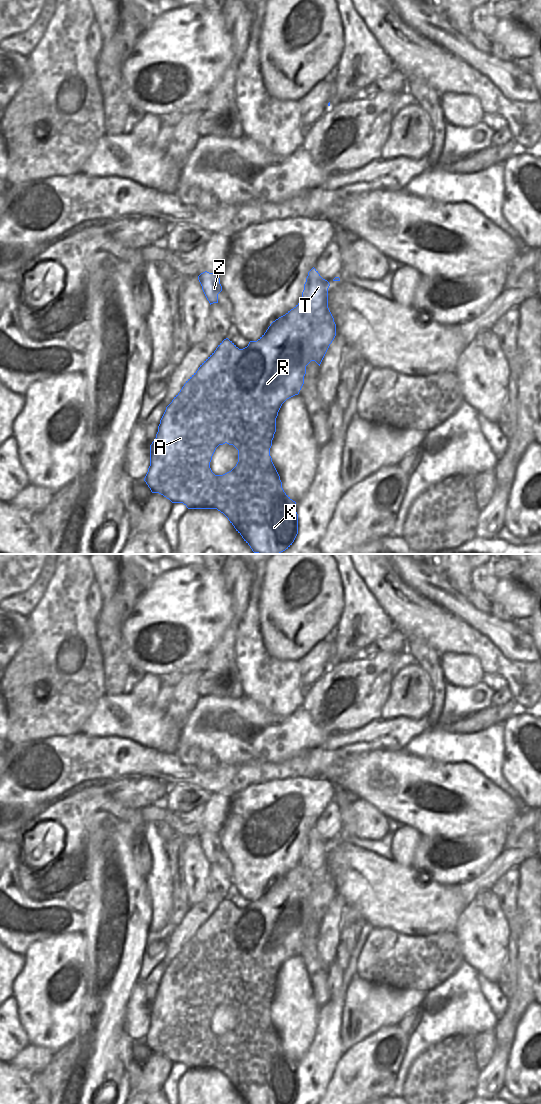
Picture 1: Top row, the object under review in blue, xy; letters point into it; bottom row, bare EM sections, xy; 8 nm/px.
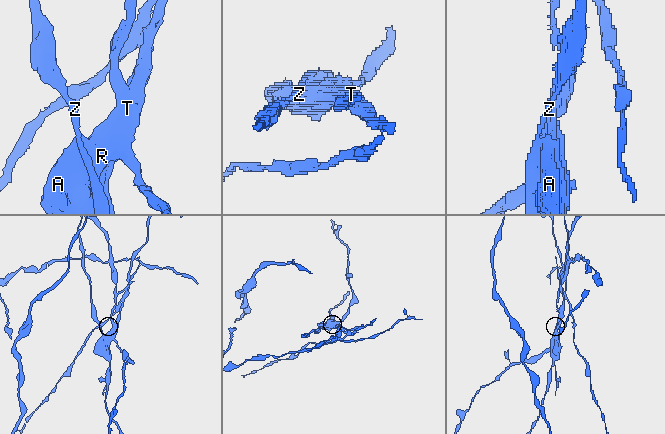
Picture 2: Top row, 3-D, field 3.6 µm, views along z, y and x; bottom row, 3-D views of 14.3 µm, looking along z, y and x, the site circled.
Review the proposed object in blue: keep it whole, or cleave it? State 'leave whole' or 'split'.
split

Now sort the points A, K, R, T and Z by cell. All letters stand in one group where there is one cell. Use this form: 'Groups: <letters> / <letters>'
Groups: A K R T / Z

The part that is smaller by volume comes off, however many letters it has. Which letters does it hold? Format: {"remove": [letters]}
{"remove": ["Z"]}

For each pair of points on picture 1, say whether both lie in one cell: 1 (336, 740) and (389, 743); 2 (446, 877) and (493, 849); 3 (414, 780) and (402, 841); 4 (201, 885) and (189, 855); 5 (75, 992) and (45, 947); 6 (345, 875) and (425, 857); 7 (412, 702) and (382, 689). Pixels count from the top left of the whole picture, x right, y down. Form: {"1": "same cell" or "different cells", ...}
{"1": "same cell", "2": "same cell", "3": "different cells", "4": "same cell", "5": "same cell", "6": "different cells", "7": "different cells"}

